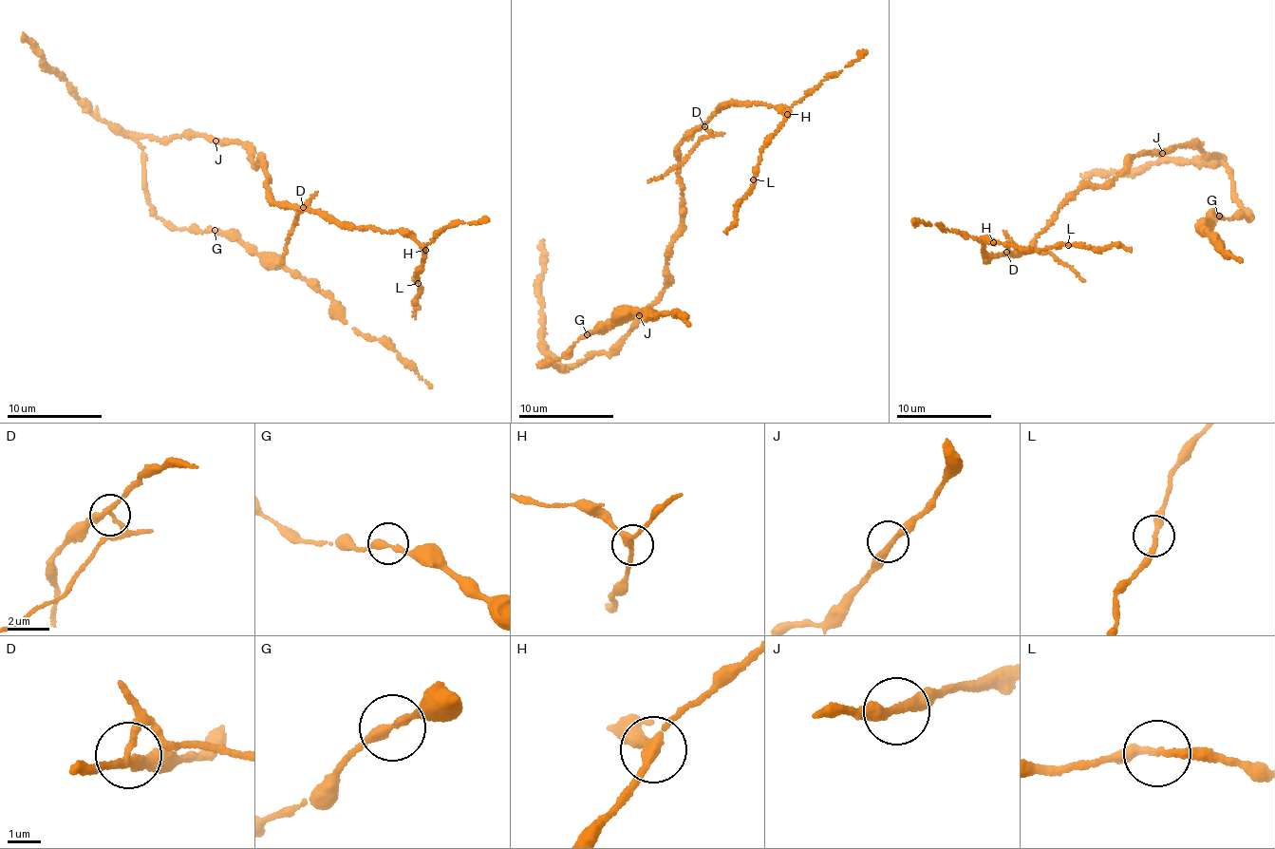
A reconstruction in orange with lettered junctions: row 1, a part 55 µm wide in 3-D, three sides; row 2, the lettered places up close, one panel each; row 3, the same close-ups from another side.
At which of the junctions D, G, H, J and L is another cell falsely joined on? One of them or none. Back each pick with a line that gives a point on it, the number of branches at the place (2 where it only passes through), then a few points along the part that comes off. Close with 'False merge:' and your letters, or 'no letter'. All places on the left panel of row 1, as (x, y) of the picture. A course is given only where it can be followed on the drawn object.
D: at (303, 207); 3 branches meet; foreign part runs (304, 208), (292, 225), (282, 264)
False merge: D

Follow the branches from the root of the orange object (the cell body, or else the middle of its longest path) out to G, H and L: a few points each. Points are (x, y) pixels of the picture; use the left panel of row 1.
G: (218, 139), (182, 135), (160, 141), (148, 137), (139, 142), (152, 212), (178, 229), (215, 230)
H: (218, 139), (237, 141), (249, 160), (263, 161), (270, 200), (318, 210), (356, 227), (403, 231), (425, 250)
L: (218, 139), (263, 161), (273, 202), (403, 231), (426, 255), (418, 283)

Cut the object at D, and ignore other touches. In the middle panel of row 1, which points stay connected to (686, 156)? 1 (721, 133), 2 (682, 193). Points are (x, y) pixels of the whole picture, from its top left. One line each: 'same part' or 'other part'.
1: same part
2: other part

